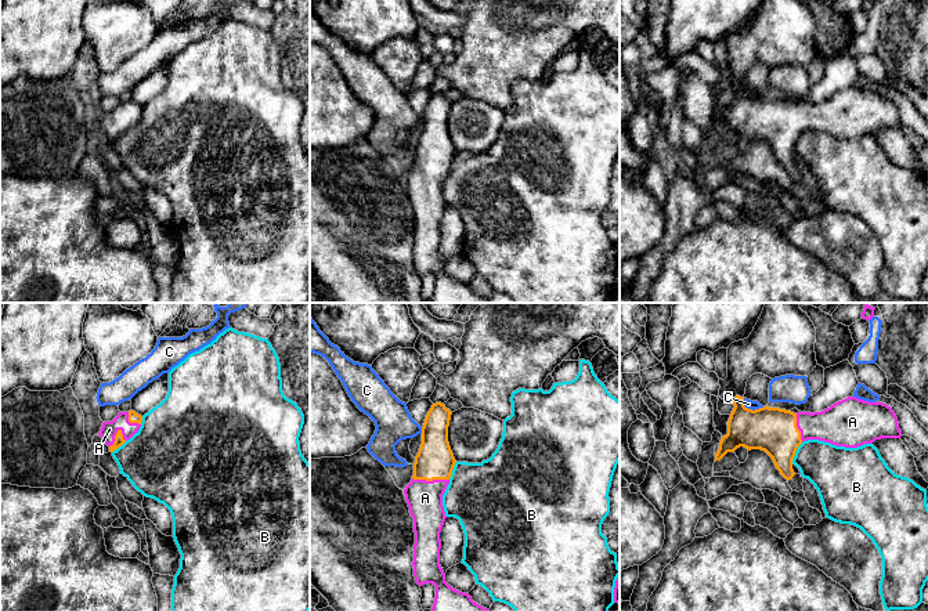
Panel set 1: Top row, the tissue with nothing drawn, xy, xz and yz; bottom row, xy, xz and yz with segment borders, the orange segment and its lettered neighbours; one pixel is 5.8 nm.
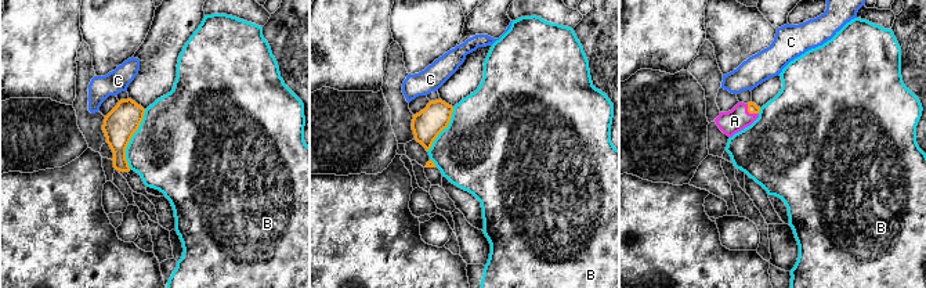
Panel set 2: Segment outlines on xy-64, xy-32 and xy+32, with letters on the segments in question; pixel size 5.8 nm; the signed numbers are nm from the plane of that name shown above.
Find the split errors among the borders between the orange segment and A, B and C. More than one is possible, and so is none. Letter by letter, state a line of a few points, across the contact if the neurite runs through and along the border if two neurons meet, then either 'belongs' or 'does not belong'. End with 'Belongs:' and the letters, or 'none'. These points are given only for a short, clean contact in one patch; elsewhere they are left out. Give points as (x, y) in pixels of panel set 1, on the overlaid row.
A: line xz (434, 461), (430, 480), (425, 498); belongs
B: does not belong
C: line yz (743, 398), (743, 404), (748, 408), (757, 409), (764, 407); does not belong
Belongs: A

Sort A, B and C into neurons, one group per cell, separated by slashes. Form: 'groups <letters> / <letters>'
groups A / B / C

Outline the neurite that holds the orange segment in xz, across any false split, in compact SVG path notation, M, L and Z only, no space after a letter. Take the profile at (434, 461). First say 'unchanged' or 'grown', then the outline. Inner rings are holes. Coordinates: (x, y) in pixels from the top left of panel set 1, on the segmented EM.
grown; M436 402L422 427L422 444L414 463L414 476L404 495L414 518L414 576L419 586L433 583L431 611L490 611L445 582L440 565L440 532L447 518L443 495L456 463L448 442L452 412Z

